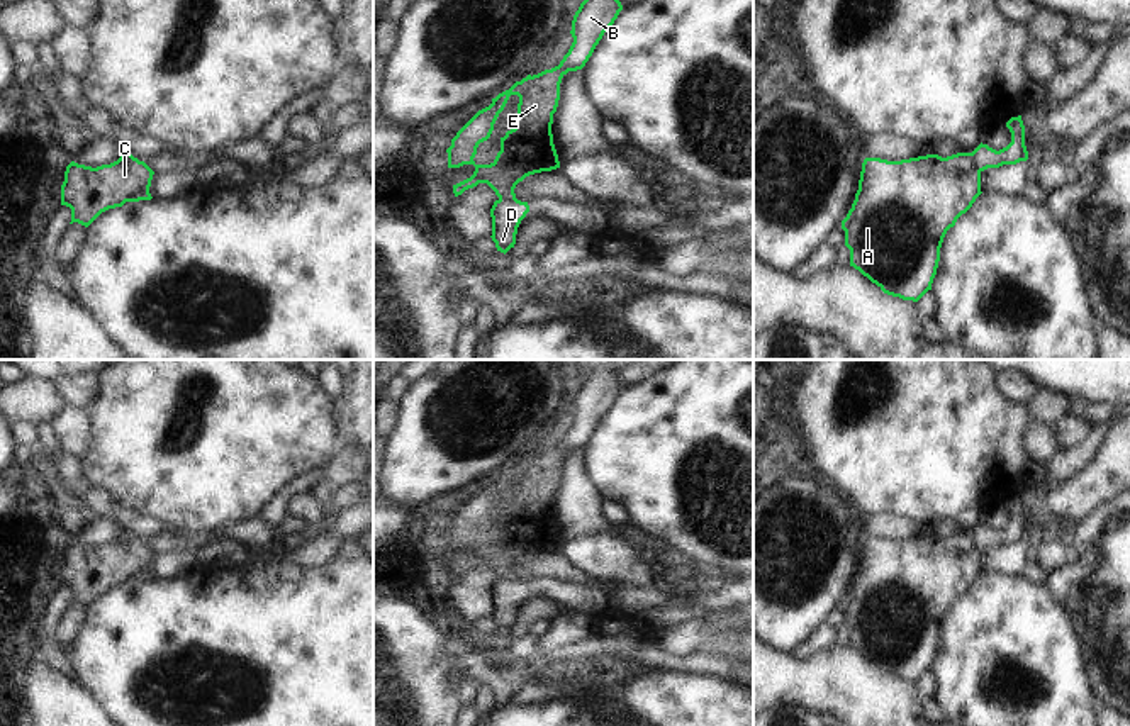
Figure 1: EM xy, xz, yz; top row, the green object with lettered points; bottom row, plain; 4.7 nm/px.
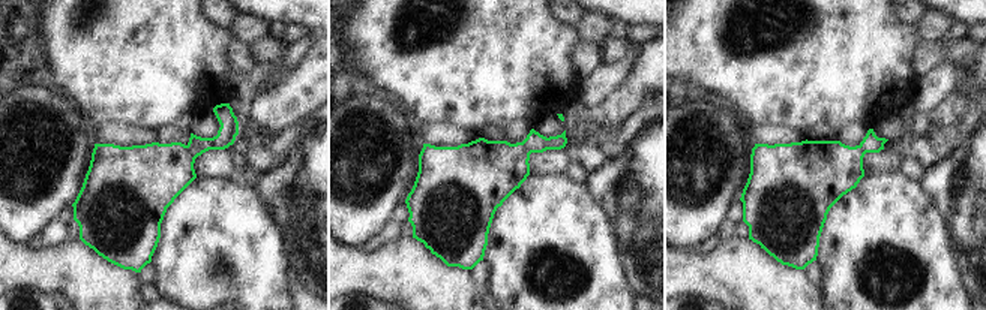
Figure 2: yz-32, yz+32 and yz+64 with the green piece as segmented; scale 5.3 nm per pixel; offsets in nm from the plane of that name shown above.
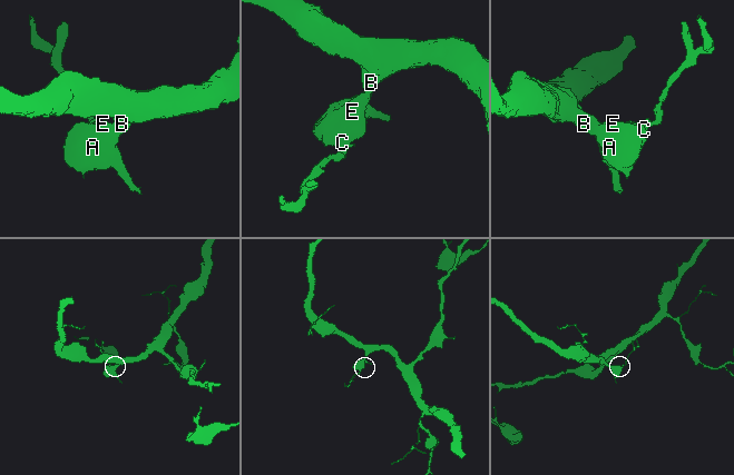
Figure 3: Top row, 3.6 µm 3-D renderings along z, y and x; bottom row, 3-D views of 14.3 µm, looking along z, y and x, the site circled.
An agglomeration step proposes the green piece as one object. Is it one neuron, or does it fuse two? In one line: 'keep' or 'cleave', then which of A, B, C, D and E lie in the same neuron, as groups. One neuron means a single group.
cleave; groups A B C E / D

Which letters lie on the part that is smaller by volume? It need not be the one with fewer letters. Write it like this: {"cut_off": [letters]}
{"cut_off": ["D"]}

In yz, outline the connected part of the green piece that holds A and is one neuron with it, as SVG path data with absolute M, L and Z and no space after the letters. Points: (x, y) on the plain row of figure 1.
M971 533L926 534L901 541L865 538L859 570L842 600L850 646L884 673L918 682L931 670L943 617L981 575L981 551Z

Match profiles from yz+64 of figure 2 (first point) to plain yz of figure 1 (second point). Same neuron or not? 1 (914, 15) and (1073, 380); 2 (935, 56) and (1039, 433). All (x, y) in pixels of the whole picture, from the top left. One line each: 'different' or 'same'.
1: different
2: same

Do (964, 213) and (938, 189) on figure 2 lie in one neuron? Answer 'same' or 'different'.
same

